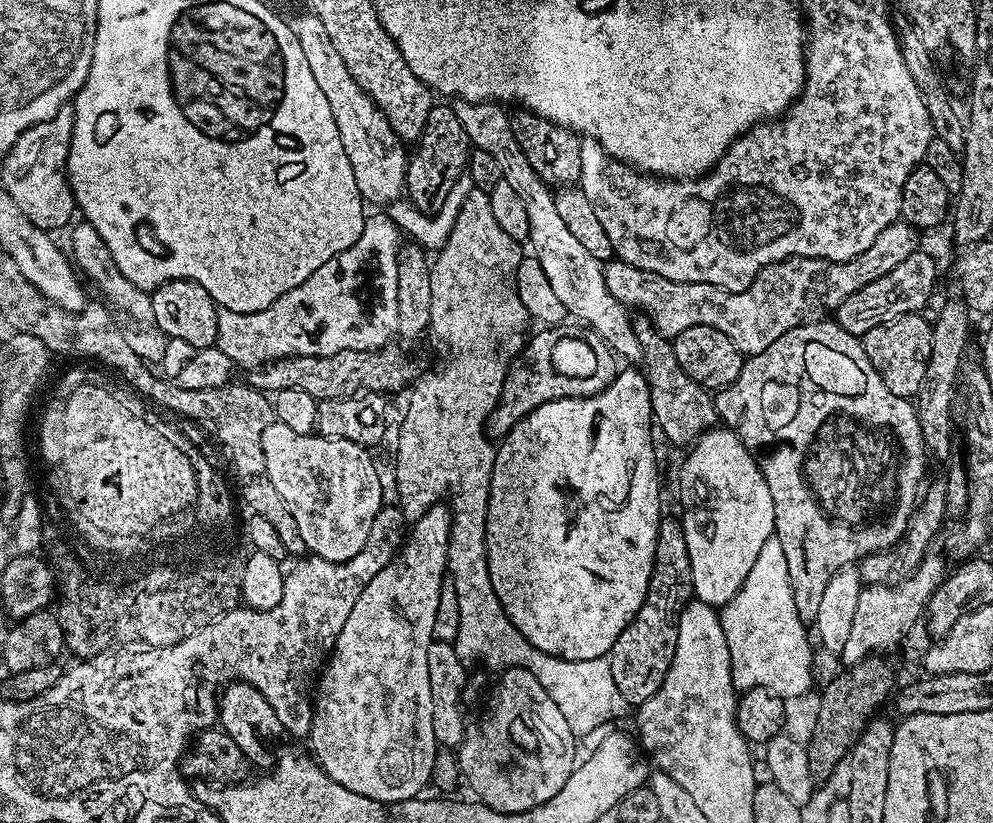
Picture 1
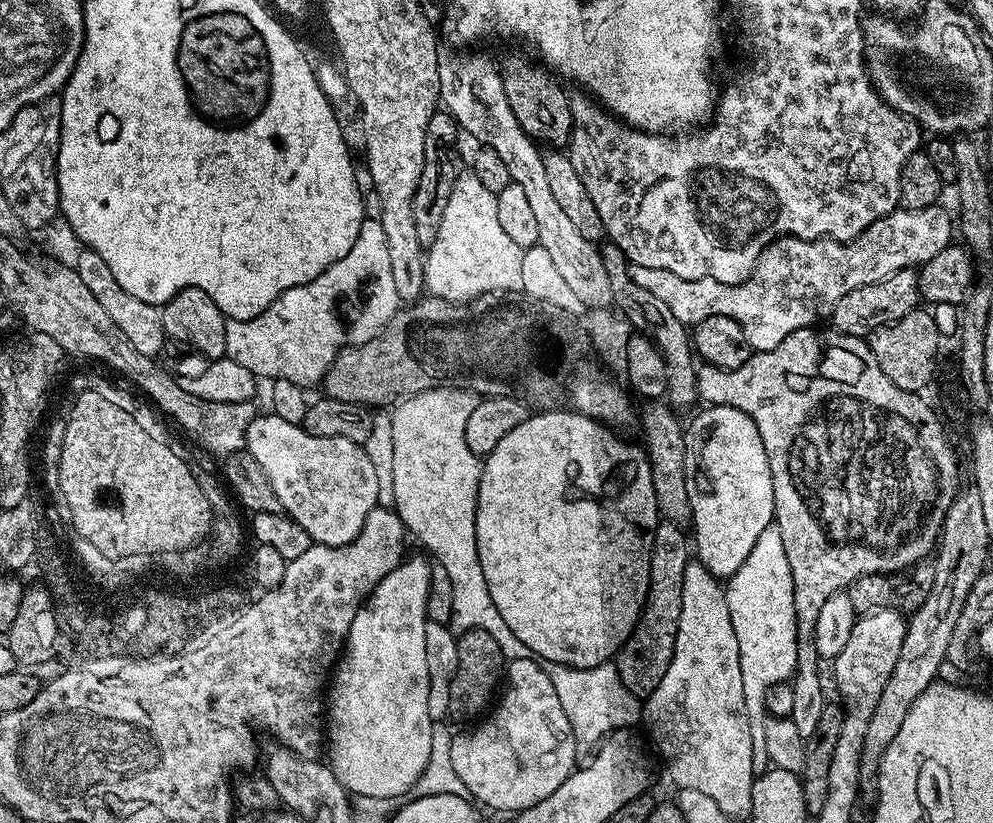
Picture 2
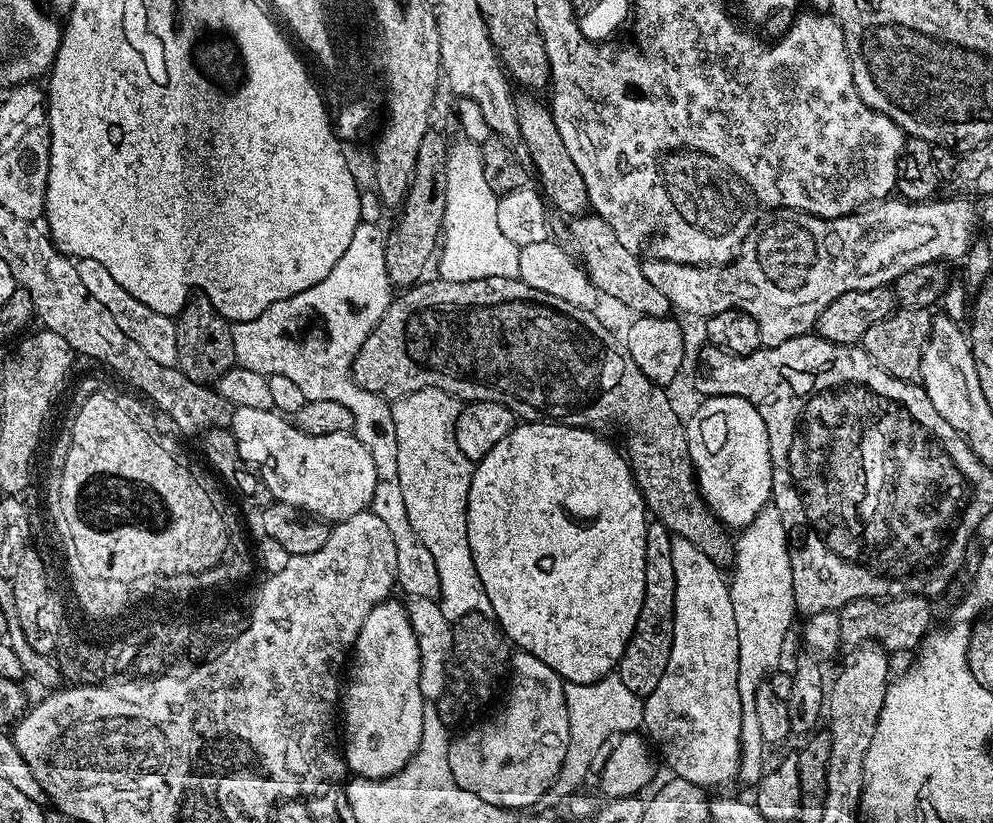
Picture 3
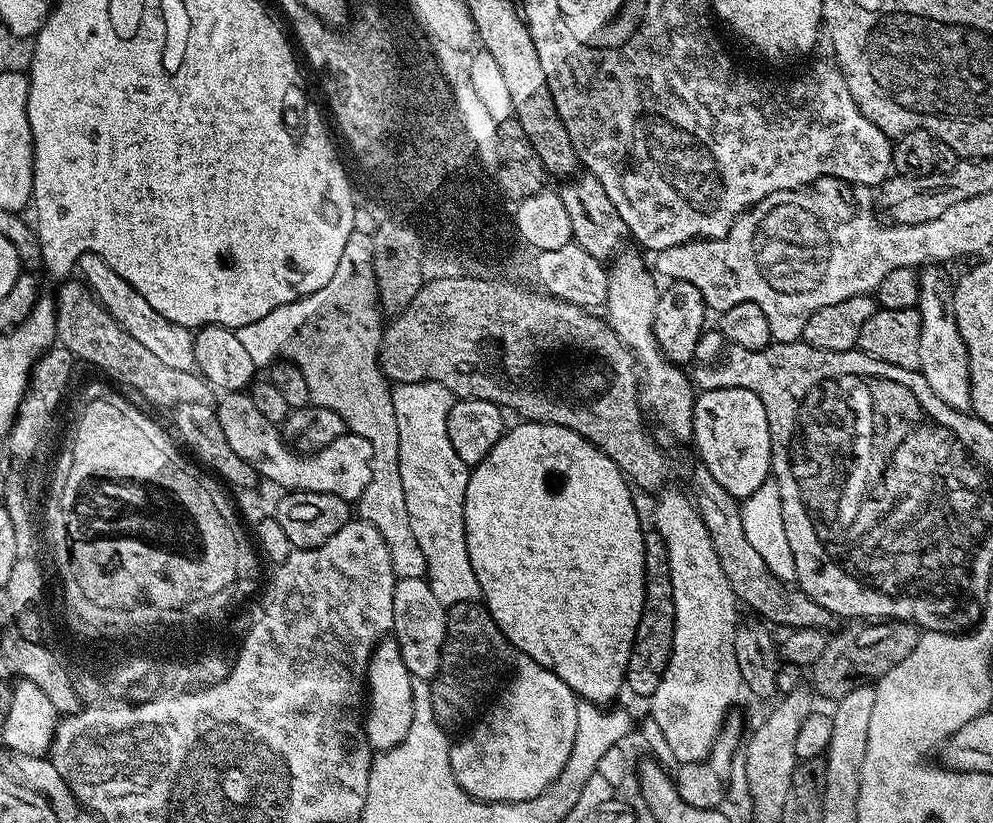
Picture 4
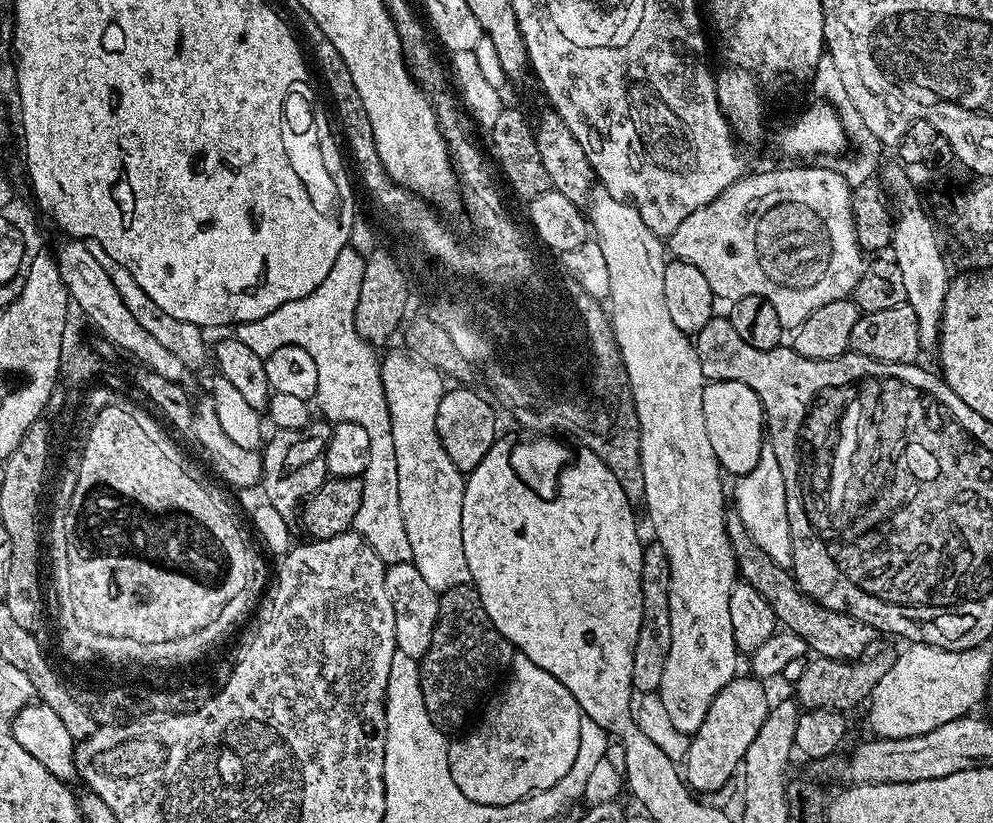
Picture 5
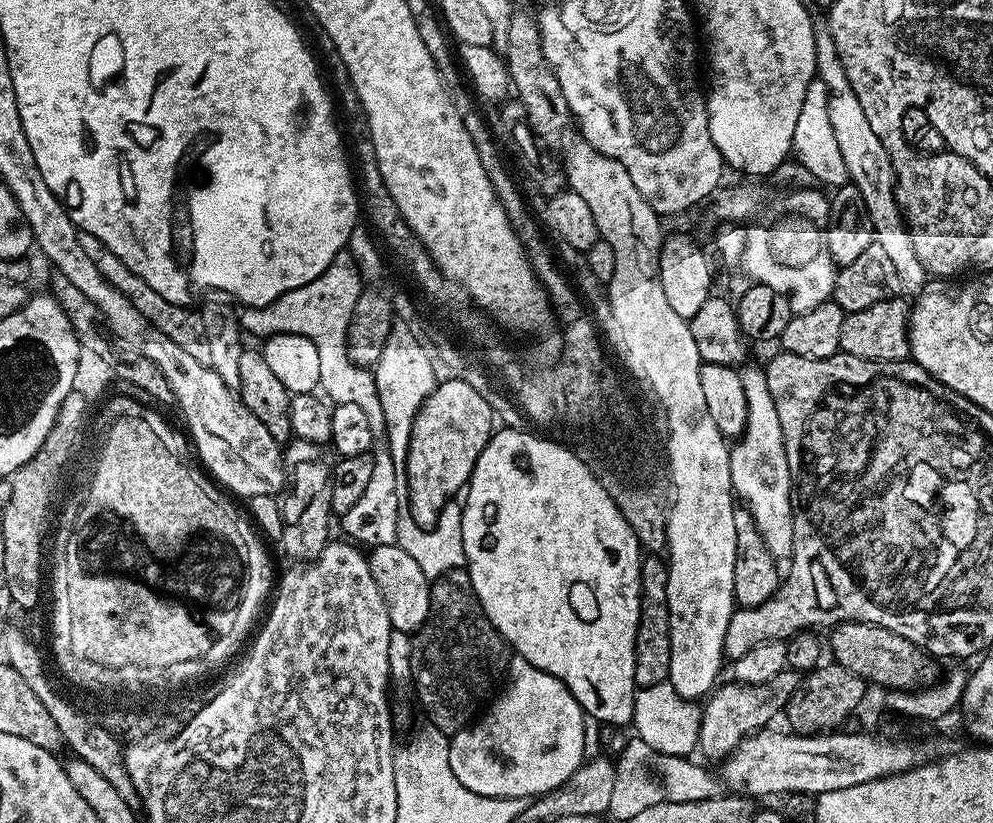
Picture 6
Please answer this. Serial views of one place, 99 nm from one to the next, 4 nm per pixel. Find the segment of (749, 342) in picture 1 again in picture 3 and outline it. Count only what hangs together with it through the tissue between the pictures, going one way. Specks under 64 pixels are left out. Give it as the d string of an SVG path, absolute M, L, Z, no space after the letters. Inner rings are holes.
M889 198L861 208L859 212L829 220L811 216L796 208L778 208L769 212L752 229L740 245L738 255L726 264L705 266L645 259L642 274L646 274L646 278L661 294L666 294L673 309L681 308L692 316L707 318L731 308L748 312L754 322L758 322L761 345L773 348L795 336L811 333L815 329L818 314L822 314L822 310L826 310L834 298L842 298L842 294L850 290L870 290L891 285L902 274L906 274L906 270L914 270L914 266L959 261L977 235L976 208L972 205L975 203L968 198L940 199L909 202L903 198Z

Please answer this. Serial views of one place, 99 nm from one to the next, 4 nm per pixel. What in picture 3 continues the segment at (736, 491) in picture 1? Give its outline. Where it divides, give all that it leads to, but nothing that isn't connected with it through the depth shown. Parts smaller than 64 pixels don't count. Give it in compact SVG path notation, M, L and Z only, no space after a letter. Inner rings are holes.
M709 396L699 401L701 404L697 406L696 413L692 417L687 417L686 427L688 430L688 449L690 450L690 458L692 459L692 467L696 469L696 483L700 485L700 492L704 496L704 501L708 504L708 509L716 515L717 520L724 525L725 529L742 530L750 522L754 522L754 518L761 512L763 508L770 503L772 499L772 463L770 462L770 442L766 434L766 422L762 422L762 414L758 414L758 410L750 402L746 402L746 398L738 398L737 396Z

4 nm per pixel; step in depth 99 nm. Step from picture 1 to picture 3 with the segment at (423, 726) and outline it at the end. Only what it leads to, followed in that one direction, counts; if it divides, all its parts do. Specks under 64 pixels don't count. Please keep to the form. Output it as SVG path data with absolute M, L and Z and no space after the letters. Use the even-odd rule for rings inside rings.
M396 598L383 600L362 622L342 688L342 751L347 771L353 777L386 778L402 770L414 750L418 750L426 703L418 686L419 677L418 642L410 626L408 609Z

